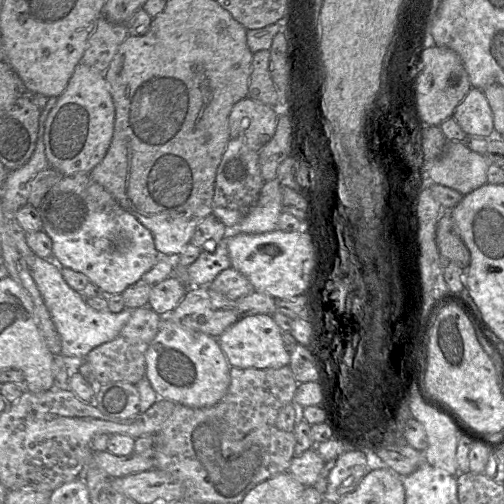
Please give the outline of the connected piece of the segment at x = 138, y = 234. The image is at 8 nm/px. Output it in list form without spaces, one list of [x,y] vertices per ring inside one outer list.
[[[90,173],[62,176],[62,178],[46,193],[37,209],[42,219],[43,231],[52,240],[52,259],[57,263],[57,265],[59,267],[68,267],[84,274],[90,282],[96,284],[109,294],[122,294],[122,292],[130,285],[142,280],[142,276],[157,263],[160,257],[162,257],[155,247],[154,238],[151,232],[135,216],[126,211],[107,190],[96,183],[91,178]]]

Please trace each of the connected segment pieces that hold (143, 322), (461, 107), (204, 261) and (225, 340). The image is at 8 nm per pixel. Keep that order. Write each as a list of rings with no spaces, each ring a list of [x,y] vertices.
[[[145,306],[133,309],[130,319],[119,335],[110,342],[92,349],[84,358],[101,384],[110,382],[138,383],[146,374],[146,351],[159,330],[161,316]]]
[[[472,87],[465,98],[455,108],[452,117],[456,120],[467,136],[479,138],[500,136],[495,134],[493,114],[482,89]]]
[[[227,236],[215,247],[213,252],[201,251],[198,259],[188,268],[190,283],[194,287],[208,286],[220,272],[231,267]]]
[[[255,314],[240,319],[222,333],[218,344],[231,367],[235,368],[281,368],[289,365],[290,353],[283,344],[283,331],[270,314]]]

